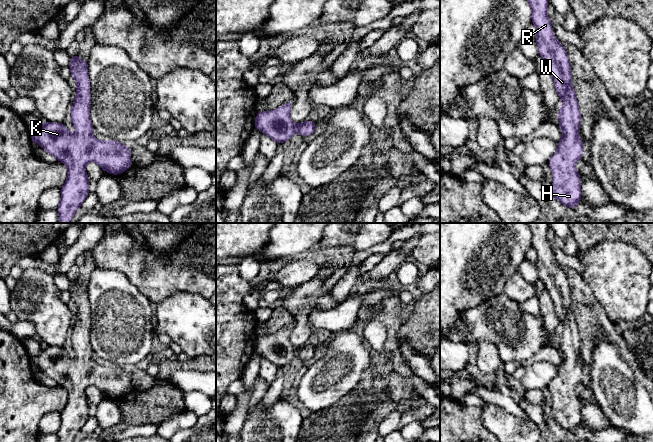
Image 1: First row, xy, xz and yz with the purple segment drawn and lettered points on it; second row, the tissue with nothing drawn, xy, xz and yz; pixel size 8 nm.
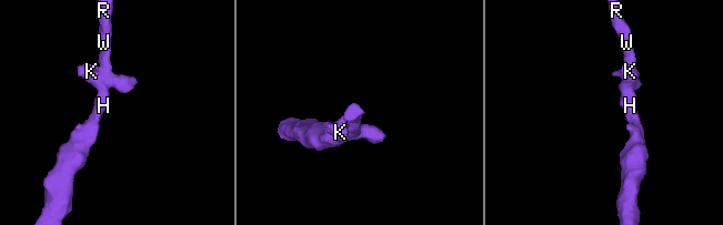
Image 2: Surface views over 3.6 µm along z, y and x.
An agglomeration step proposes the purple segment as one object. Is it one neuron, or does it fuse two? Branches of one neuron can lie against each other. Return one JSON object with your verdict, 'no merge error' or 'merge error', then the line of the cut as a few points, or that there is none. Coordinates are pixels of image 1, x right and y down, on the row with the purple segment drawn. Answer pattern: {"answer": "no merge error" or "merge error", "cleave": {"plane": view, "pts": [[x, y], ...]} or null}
{"answer": "no merge error", "cleave": null}

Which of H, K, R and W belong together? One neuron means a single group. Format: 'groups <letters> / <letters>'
groups H K R W

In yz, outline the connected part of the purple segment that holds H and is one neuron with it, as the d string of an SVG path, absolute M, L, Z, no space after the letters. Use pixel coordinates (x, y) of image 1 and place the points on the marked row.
M548 0L527 1L532 10L532 23L537 28L535 39L539 55L548 67L556 92L563 101L558 112L563 136L548 163L553 173L550 191L554 199L573 209L582 199L581 178L575 164L583 158L583 140L578 136L581 112L572 84L571 64L567 51L553 33L547 14Z

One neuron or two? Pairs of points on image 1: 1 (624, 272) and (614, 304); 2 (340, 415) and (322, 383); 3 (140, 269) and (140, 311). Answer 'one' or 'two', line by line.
1: one
2: two
3: two

